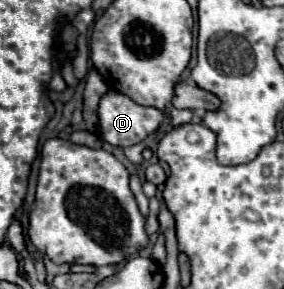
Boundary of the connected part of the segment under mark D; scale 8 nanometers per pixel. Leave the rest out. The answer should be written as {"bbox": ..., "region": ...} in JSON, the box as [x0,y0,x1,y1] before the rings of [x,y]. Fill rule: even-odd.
{"bbox":[99,91,163,147],"region":[[[109,91],[99,103],[99,133],[117,147],[129,147],[157,131],[163,113],[153,107],[141,107],[123,93]]]}

